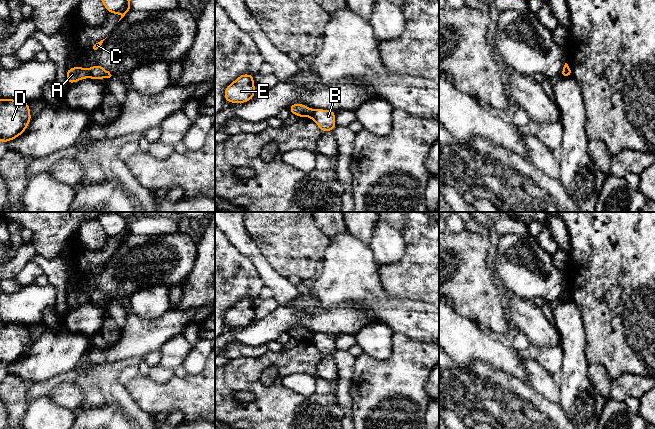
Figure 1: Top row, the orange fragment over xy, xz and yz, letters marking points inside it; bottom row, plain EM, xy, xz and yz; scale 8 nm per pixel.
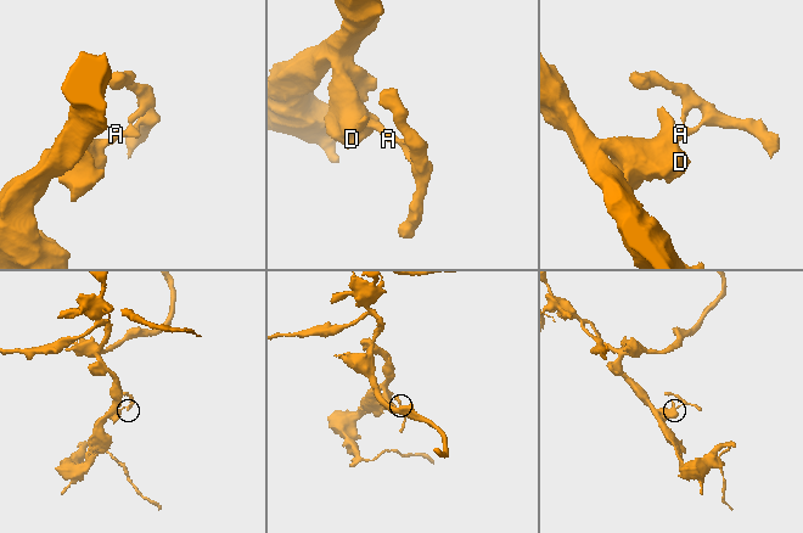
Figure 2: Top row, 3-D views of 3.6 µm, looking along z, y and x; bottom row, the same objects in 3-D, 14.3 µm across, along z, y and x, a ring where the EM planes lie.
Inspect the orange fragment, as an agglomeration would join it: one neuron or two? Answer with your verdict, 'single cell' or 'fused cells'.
fused cells

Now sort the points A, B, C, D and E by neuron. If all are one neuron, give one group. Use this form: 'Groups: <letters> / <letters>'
Groups: A D E / B C

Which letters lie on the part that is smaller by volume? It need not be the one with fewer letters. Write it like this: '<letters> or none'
B, C

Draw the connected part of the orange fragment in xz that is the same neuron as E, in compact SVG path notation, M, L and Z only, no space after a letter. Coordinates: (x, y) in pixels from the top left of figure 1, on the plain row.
M242 298L224 315L225 325L230 327L245 327L255 320L254 300Z

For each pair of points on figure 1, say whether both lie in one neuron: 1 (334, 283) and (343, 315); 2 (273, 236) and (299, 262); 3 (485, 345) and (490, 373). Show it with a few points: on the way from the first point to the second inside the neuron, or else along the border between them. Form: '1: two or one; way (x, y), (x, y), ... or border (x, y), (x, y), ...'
1: two; border (317, 299), (324, 308), (344, 304), (364, 305)
2: one; way (279, 242), (293, 256)
3: two; border (466, 366), (474, 361), (484, 361), (509, 375)

